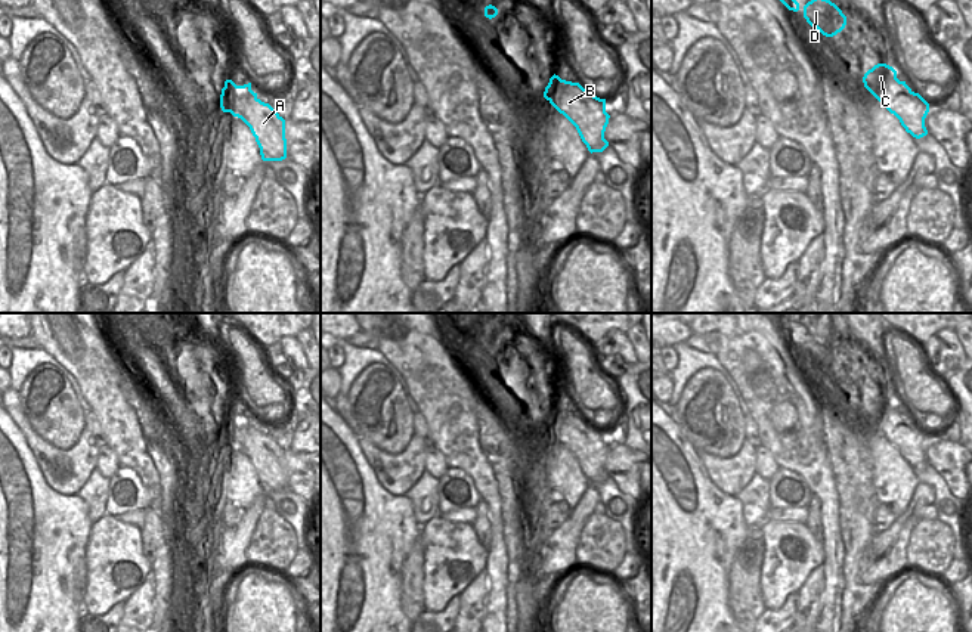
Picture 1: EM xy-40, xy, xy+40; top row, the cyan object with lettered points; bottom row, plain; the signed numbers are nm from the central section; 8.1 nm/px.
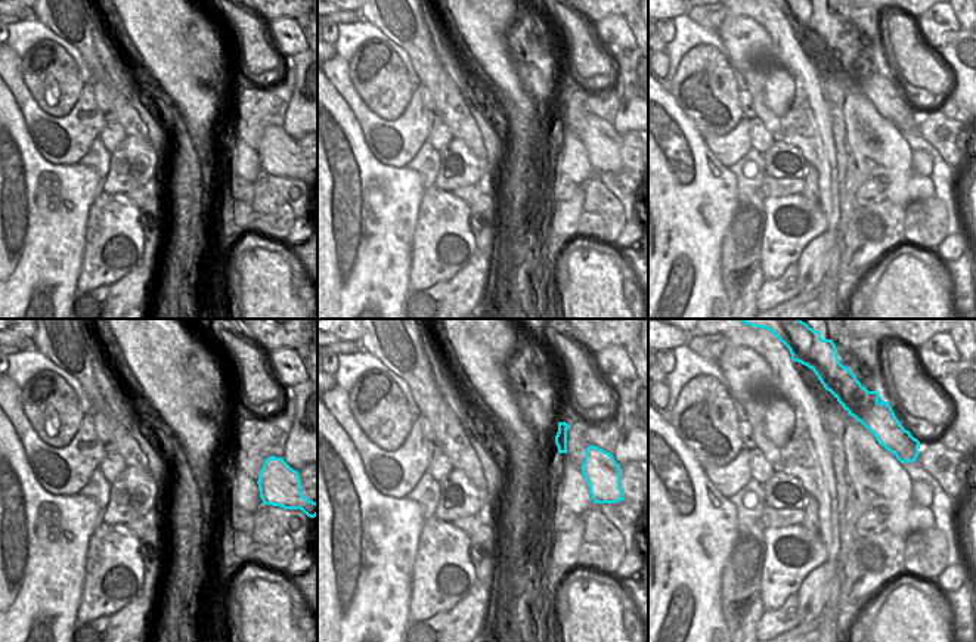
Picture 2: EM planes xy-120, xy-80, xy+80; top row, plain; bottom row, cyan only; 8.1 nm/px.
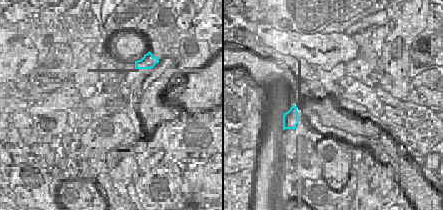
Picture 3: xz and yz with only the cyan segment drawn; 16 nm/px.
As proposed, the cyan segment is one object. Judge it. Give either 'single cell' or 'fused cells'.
single cell

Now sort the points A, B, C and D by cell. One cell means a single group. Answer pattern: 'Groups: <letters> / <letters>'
Groups: A B C D

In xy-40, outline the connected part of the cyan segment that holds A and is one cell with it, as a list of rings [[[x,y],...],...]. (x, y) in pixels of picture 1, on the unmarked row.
[[[226,411],[220,425],[220,439],[250,458],[263,492],[287,489],[285,450],[257,428],[257,424],[251,421],[251,413],[236,416],[232,411]]]

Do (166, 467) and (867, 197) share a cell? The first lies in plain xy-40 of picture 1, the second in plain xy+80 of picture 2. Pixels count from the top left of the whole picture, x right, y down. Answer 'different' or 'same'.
different

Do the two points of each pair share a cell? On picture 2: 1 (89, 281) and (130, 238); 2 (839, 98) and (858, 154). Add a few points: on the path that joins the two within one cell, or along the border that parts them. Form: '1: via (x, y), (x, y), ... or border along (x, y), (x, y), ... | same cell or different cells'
1: via (98, 270), (120, 248) | same cell
2: via (851, 111), (858, 129), (858, 140) | same cell

